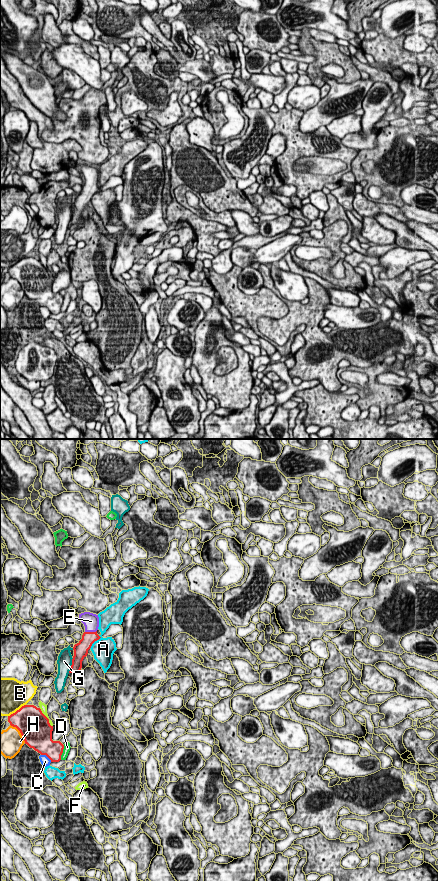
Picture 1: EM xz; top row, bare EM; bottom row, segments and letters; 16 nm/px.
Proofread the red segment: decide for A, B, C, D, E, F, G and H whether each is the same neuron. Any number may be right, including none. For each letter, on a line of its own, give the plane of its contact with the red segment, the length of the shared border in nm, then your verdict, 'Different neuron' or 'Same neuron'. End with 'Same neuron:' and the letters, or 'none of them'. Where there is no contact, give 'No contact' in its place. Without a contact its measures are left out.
A: Touches red in xz. Shared border 280 nm. Different neuron
B: Touches red in xz. Shared border 340 nm. Different neuron
C: Touches red in xz. Shared border 220 nm. Different neuron
D: Touches red in xz. Shared border 240 nm. Different neuron
E: Touches red in xz. Shared border 190 nm. Same neuron
F: Touches red in xz. Shared border 380 nm. Different neuron
G: Touches red in xz. Shared border 260 nm. Different neuron
H: Touches red in xz. Shared border 400 nm. Different neuron
Same neuron: E

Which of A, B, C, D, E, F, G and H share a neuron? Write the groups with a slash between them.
A / B / C / D / E / F / G / H

